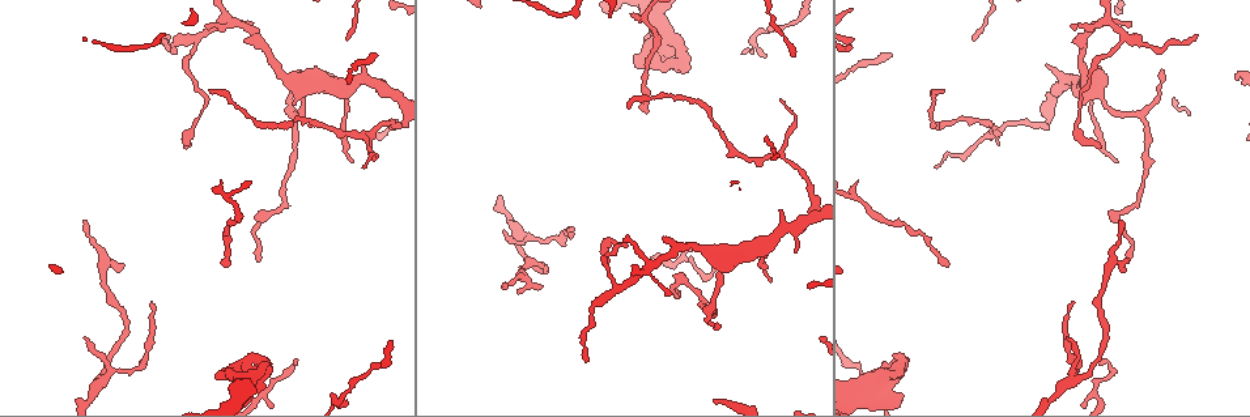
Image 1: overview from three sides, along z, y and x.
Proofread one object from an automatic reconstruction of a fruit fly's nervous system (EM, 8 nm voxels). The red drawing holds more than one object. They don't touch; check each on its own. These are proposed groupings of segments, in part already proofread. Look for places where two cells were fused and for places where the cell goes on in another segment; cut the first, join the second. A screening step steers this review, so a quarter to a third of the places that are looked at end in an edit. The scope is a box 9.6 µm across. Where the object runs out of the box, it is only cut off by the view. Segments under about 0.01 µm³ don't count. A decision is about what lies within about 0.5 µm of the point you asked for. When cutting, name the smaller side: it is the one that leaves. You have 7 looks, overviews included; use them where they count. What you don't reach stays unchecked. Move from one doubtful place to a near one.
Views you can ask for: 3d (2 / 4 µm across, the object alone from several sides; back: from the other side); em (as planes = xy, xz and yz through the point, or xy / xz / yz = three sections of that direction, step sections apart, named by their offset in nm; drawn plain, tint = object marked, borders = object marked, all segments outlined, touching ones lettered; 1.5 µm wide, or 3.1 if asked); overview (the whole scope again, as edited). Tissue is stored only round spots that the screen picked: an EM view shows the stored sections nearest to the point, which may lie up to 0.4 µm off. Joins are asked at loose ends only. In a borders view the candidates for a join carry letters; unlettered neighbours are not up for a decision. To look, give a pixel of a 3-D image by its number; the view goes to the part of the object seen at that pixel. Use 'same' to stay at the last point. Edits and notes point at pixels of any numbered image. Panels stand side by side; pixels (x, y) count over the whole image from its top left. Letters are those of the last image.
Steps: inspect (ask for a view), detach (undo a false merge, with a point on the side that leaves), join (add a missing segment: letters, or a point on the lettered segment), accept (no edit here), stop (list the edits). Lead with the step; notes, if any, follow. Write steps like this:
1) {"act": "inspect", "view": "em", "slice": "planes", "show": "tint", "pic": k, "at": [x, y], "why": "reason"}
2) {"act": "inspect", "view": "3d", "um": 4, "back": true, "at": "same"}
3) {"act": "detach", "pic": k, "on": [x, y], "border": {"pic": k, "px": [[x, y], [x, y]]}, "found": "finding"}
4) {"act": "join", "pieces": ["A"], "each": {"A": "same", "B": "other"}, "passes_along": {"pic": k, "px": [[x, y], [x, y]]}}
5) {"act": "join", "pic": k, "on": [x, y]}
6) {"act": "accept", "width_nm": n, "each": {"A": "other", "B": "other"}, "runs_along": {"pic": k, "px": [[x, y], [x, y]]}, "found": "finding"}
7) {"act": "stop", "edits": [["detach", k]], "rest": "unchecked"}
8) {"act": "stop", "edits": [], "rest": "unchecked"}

{"act": "inspect", "view": "em", "slice": "planes", "show": "borders", "pic": 1, "at": [259, 259], "why": "an open end"}

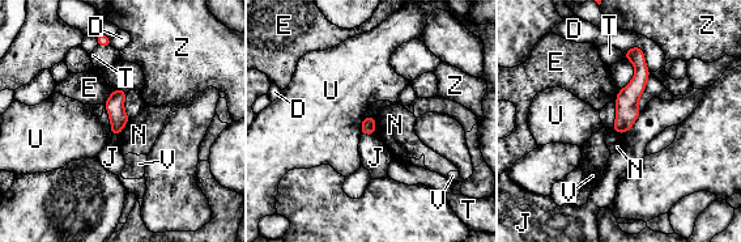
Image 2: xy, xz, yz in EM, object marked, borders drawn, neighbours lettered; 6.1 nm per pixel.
{"act": "accept", "each": {"D": "other", "E": "other", "J": "other", "N": "other", "T": "other", "U": "other", "V": "other", "Z": "other"}, "border": {"pic": 2, "px": [[131, 118], [116, 135]]}, "found": "no lettered segment goes on from it"}

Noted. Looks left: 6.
{"act": "inspect", "view": "em", "slice": "yz", "step": 4, "show": "tint", "pic": 1, "at": [257, 384], "why": "branch stops here"}

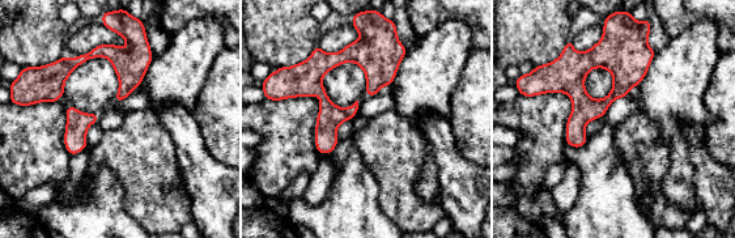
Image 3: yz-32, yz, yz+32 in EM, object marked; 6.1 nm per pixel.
{"act": "inspect", "view": "em", "slice": "planes", "show": "borders", "at": "same"}

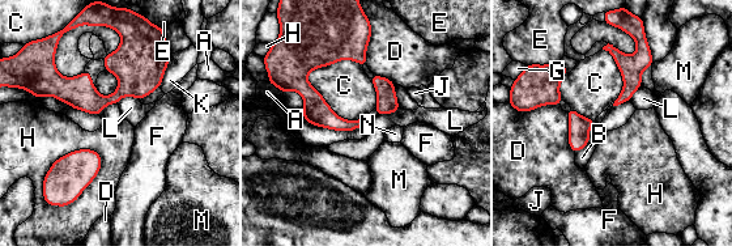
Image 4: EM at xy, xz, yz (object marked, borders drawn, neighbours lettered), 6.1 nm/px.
{"act": "accept", "each": {"A": "other", "B": "other", "C": "other", "D": "other", "E": "other", "F": "other", "G": "other", "H": "other", "J": "other", "K": "other", "L": "other", "M": "other", "N": "other"}, "border": {"pic": 4, "px": [[306, 75], [337, 115], [358, 119]]}, "found": "none of them fits"}

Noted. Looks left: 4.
{"act": "inspect", "view": "em", "slice": "yz", "step": 8, "show": "borders", "pic": 1, "at": [797, 251], "why": "branch stops here"}

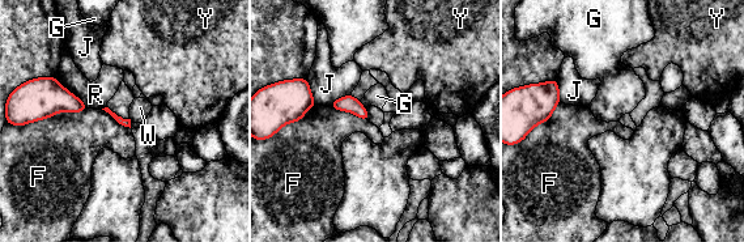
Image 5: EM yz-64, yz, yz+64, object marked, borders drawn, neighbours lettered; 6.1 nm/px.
{"act": "inspect", "view": "em", "slice": "xz", "step": 4, "show": "borders", "at": "same"}

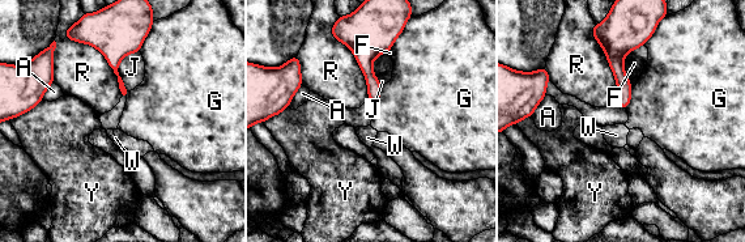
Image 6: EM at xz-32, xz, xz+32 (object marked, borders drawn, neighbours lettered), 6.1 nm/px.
{"act": "accept", "longest_contact_nm": ["R", 440], "each": {"A": "other", "F": "other", "G": "other", "J": "other", "R": "other", "W": "other", "Y": "other"}, "found": "no lettered segment goes on from it"}

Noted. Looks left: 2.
{"act": "stop", "edits": [], "rest": "unchecked"}

